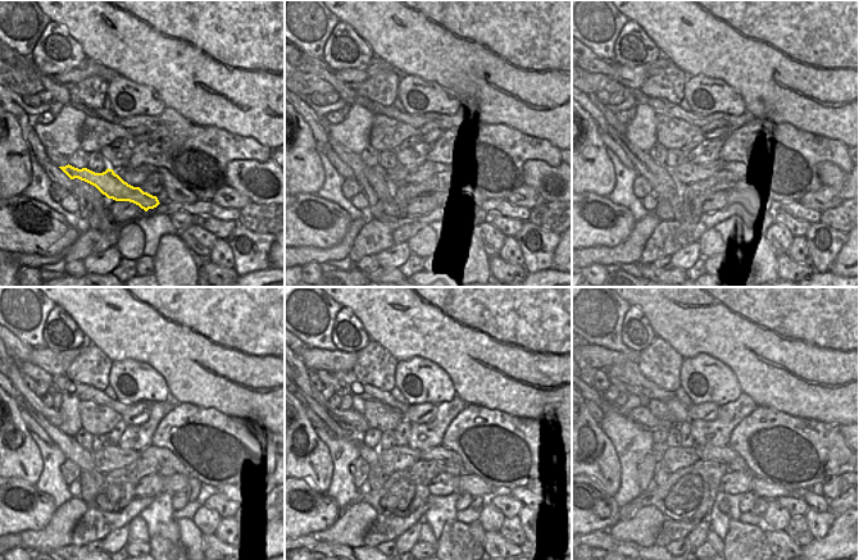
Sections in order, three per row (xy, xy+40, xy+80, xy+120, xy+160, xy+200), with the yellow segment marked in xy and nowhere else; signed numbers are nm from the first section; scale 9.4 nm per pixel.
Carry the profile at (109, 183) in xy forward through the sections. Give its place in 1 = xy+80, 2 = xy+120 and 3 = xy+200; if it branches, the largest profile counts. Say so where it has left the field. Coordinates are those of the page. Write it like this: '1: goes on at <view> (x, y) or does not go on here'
1: goes on at xy+80 (746, 197)
2: goes on at xy+120 (178, 482)
3: goes on at xy+200 (762, 487)

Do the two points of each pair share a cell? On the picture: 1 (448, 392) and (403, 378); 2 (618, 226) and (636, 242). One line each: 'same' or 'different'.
1: same
2: different

